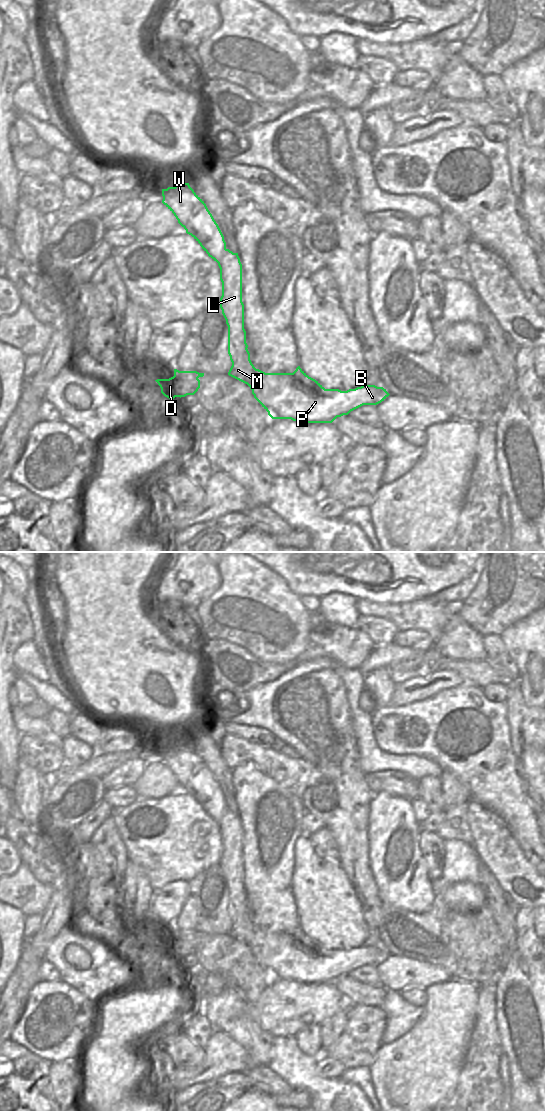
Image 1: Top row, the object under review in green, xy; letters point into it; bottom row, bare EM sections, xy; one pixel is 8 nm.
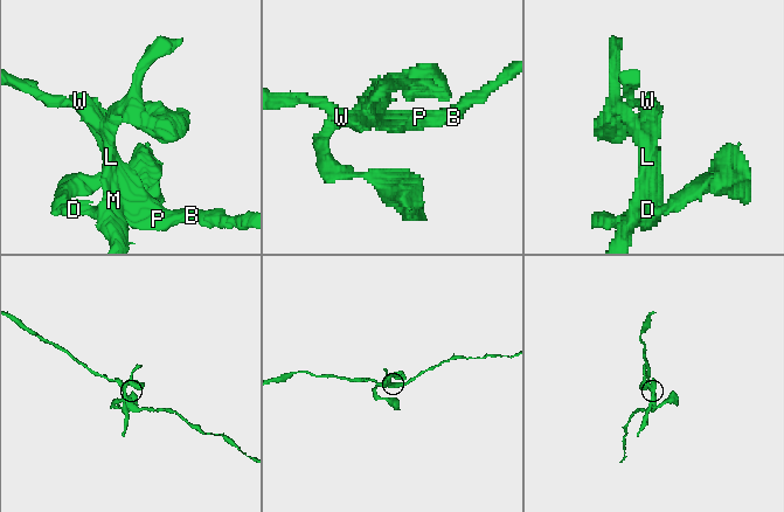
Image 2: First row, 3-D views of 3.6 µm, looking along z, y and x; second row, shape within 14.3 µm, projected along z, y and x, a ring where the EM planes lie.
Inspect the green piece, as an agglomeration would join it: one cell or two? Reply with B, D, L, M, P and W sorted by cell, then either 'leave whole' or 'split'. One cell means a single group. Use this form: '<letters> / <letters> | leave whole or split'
B P W / D L M | split

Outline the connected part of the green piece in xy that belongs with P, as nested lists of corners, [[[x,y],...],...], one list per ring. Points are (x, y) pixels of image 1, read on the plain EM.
[[[300,926],[293,933],[265,933],[256,929],[248,946],[272,979],[291,979],[303,983],[332,983],[337,977],[348,975],[363,965],[377,965],[390,955],[383,947],[367,944],[347,951],[325,949]]]

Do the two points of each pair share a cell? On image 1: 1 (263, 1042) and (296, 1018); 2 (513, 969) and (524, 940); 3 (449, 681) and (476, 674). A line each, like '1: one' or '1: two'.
1: two
2: two
3: two

